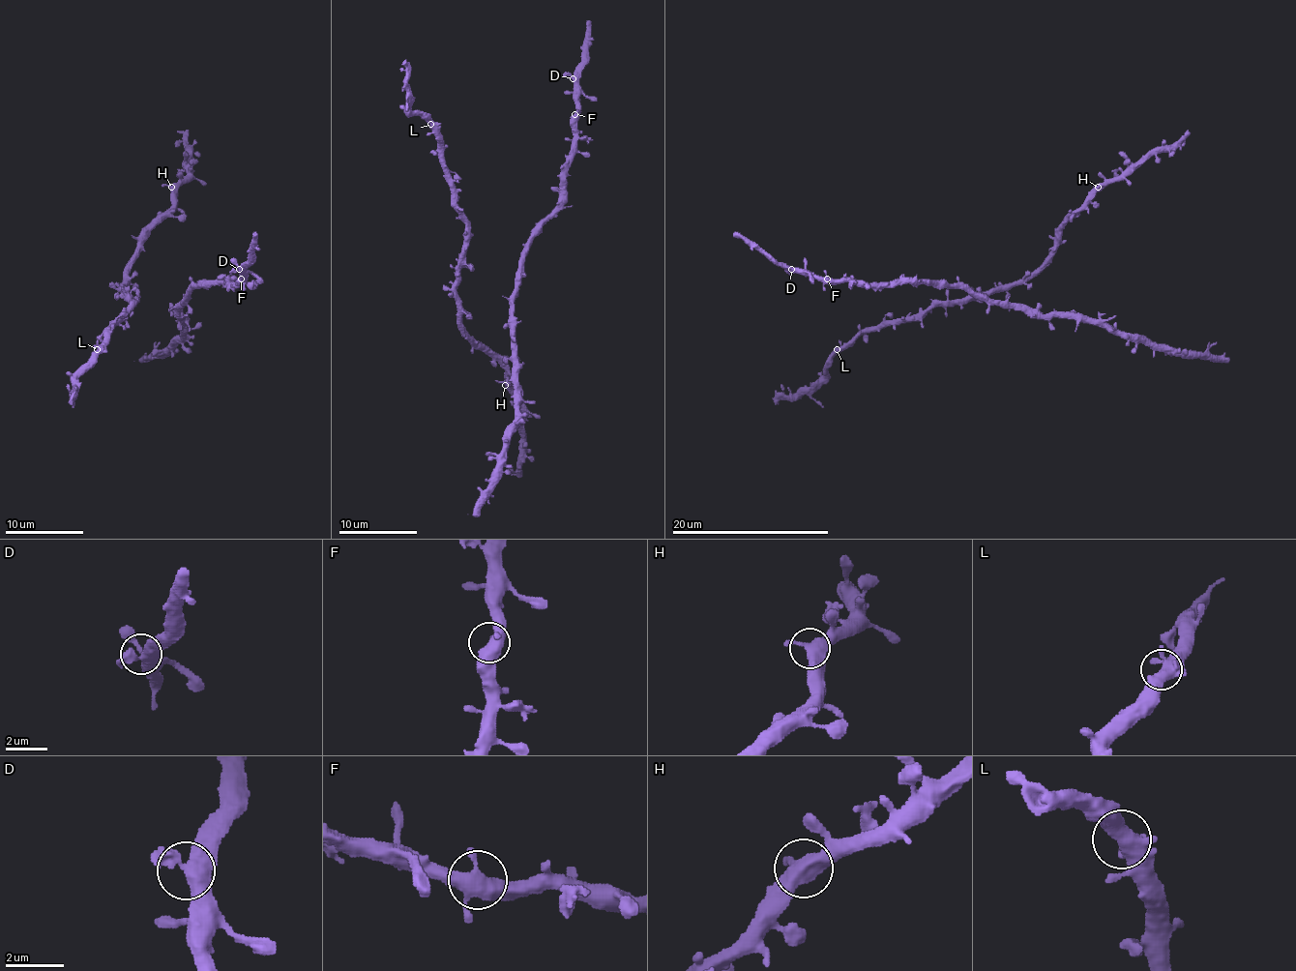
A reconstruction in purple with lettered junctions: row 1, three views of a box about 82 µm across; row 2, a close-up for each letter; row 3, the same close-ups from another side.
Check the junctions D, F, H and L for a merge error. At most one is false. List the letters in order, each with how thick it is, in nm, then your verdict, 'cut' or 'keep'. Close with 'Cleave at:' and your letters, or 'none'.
D: 440 nm | keep
F: 440 nm | keep
H: 440 nm | cut
L: 440 nm | keep
Cleave at: H

